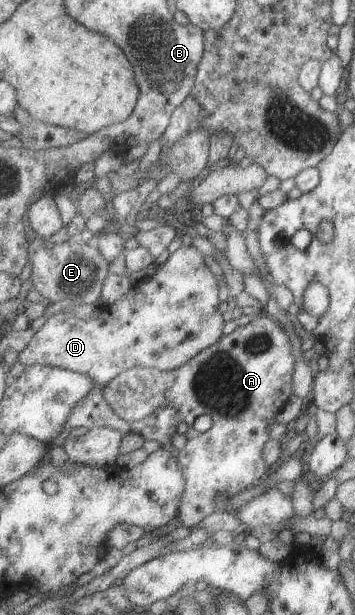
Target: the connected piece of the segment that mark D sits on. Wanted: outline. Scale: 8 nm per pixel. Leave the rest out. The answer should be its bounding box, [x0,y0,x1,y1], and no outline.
[19,246,225,450]

